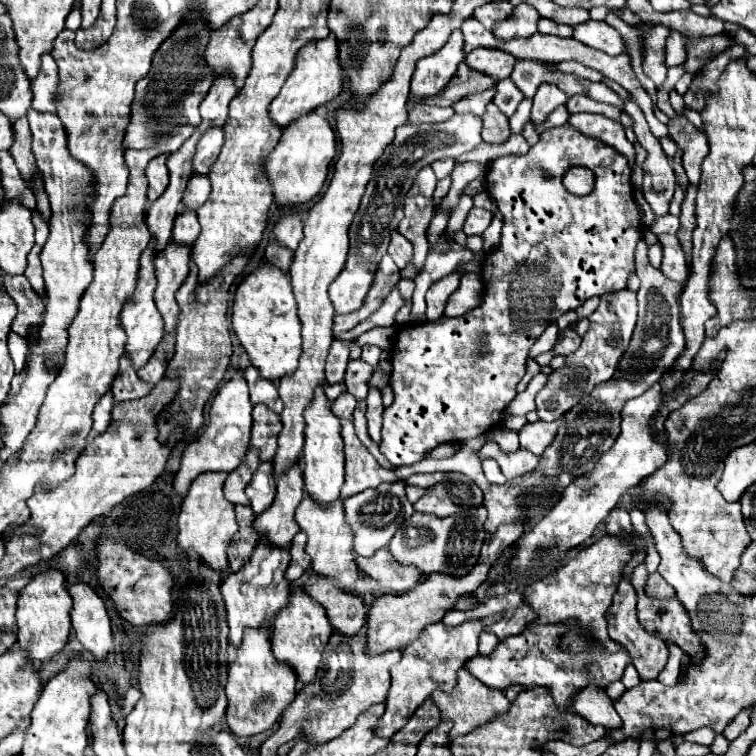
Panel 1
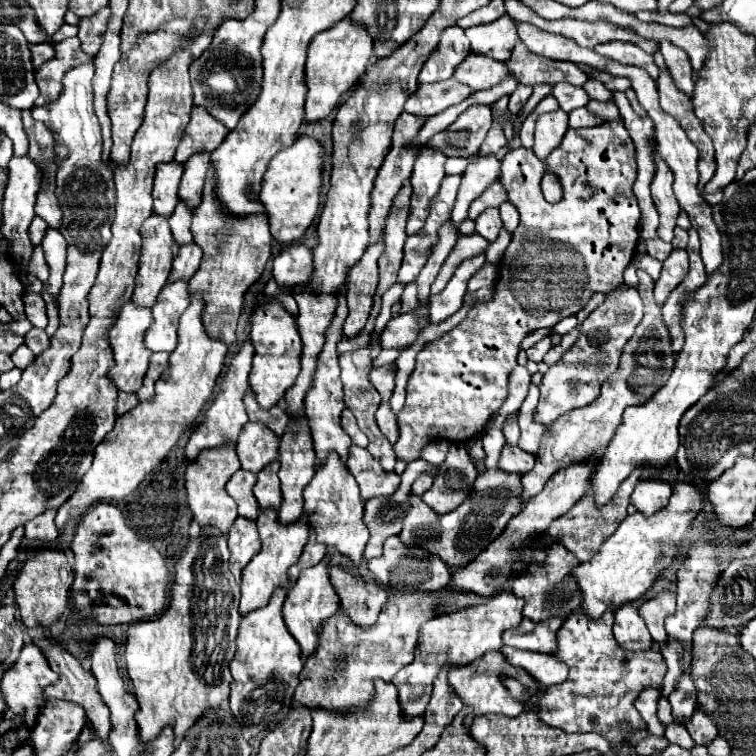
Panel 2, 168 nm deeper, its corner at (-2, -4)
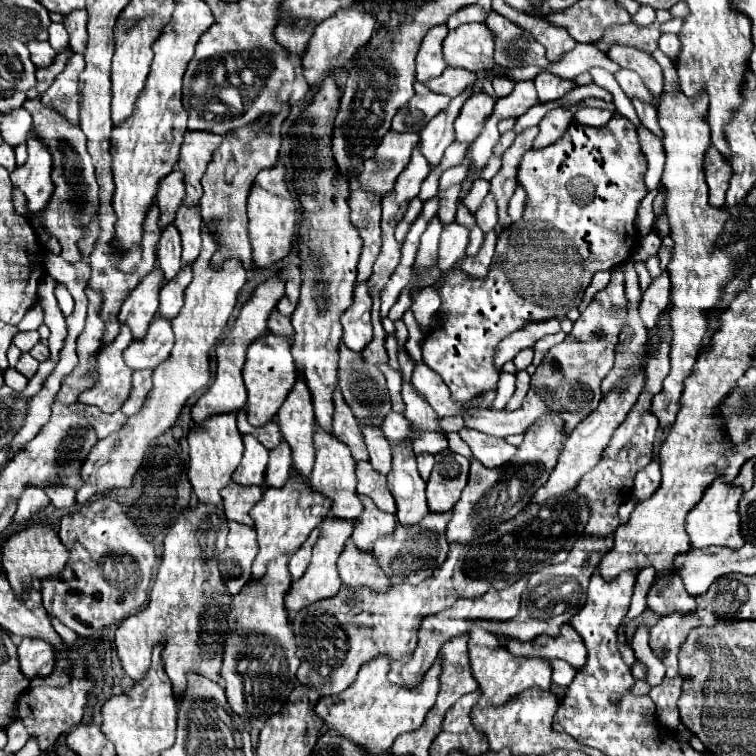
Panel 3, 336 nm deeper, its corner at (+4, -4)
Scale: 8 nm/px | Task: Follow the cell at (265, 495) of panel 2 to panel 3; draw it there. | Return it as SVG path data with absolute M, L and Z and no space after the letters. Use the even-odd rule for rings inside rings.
M285 440L275 446L269 454L267 464L267 484L265 488L281 488L291 476L291 450Z

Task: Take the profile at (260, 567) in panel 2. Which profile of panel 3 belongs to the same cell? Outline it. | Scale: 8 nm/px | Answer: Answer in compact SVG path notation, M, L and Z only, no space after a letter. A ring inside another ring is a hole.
M291 476L283 488L267 488L263 492L263 498L251 510L259 542L259 554L253 560L251 568L251 580L259 580L271 560L293 554L307 540L309 532L317 528L323 518L329 516L329 510L331 500L317 494L303 476Z

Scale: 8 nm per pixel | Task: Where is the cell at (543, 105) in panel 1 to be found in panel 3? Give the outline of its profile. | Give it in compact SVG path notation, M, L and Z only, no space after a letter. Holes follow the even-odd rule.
M563 108L551 110L537 126L539 134L533 142L533 148L545 148L545 146L553 144L555 140L559 140L563 136L563 132L569 128L571 120L573 120L573 114L569 110L563 110Z

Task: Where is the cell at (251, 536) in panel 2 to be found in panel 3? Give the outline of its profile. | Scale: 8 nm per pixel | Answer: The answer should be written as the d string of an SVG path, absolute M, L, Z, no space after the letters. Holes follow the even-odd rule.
M229 522L227 552L221 560L221 572L231 594L237 594L251 576L251 562L257 556L255 530L245 524Z

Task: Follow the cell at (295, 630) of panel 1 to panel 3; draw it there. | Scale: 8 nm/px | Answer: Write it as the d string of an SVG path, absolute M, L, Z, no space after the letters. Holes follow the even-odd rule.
M327 518L325 524L323 524L323 530L321 530L321 536L313 548L313 558L311 558L311 564L309 568L305 570L305 574L295 580L285 596L285 608L287 608L287 614L289 618L299 612L299 608L305 608L307 604L313 604L315 600L323 600L323 598L331 598L335 596L335 592L339 592L341 588L341 580L339 580L339 574L337 574L337 558L339 554L343 552L345 548L345 542L347 538L351 536L353 532L353 524L347 522L347 520L335 520L335 518Z

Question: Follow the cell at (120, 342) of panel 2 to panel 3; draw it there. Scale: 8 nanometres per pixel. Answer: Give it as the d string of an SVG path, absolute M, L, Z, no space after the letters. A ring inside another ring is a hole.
M119 324L119 334L113 342L103 344L97 352L97 380L91 390L79 396L79 402L103 408L103 412L115 412L123 406L131 394L131 374L123 360L123 350L131 342L131 330L127 324Z

